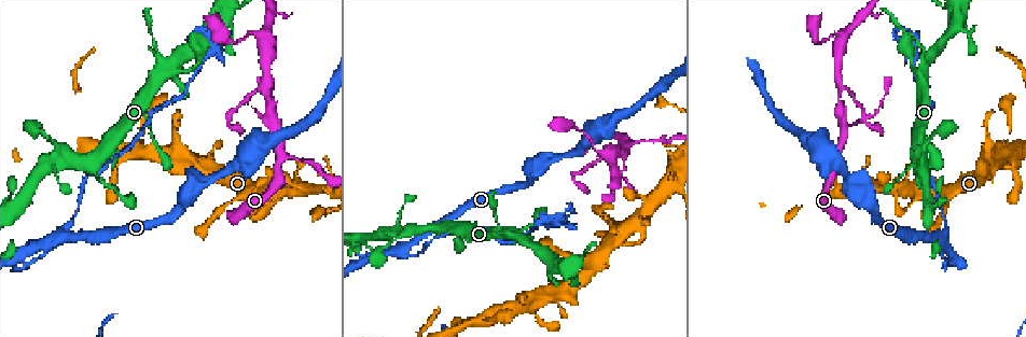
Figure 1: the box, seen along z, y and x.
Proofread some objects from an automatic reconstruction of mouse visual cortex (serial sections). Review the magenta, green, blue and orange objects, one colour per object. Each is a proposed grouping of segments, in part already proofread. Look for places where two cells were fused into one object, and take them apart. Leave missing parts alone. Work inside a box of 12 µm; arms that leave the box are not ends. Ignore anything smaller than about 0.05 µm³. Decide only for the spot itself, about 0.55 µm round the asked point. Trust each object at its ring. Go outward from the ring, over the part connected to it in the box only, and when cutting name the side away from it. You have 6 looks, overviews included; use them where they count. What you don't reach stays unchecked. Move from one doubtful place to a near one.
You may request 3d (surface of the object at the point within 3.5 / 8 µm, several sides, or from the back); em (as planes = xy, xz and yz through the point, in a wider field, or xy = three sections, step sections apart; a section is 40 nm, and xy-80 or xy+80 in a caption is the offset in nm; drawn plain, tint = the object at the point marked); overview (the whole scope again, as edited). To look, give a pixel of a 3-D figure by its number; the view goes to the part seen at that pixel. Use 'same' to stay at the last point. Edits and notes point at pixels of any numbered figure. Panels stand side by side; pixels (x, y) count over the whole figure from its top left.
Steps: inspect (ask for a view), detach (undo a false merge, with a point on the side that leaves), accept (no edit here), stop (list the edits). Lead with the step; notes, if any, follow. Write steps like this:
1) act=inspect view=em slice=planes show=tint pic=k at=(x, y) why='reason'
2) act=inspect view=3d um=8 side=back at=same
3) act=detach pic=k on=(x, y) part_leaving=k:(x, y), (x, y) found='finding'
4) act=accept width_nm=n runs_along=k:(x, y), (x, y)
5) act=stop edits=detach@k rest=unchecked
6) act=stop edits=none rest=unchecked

act=inspect view=3d um=3.5 pic=1 at=(844, 127)

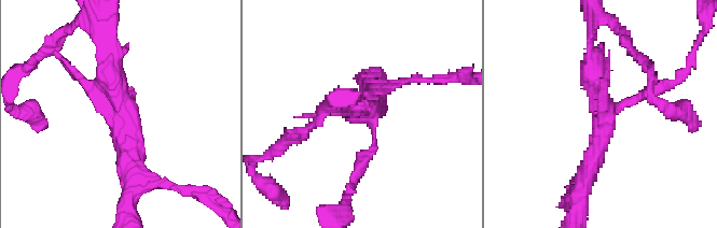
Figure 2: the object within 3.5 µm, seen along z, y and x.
act=inspect view=em slice=planes show=tint pic=2 at=(602, 110) why='now the EM'

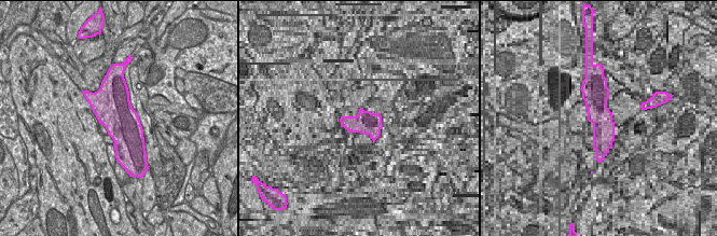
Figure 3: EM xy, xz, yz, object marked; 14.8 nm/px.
act=inspect view=em slice=xy step=2 show=tint at=same why='another direction'

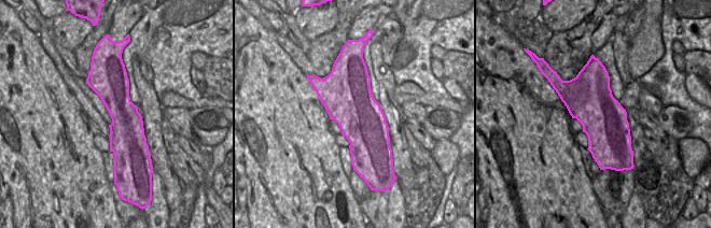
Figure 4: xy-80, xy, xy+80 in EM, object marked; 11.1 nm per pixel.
act=accept runs_along=4:(110, 70), (121, 109), (116, 162) found='one cell here'

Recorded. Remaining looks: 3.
act=inspect view=em slice=planes show=tint pic=1 at=(667, 191) why='narrows sharply'

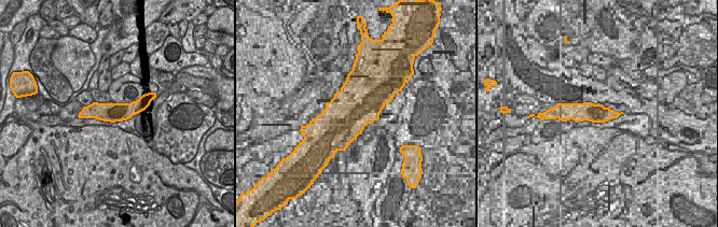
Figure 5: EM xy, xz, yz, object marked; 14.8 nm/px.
act=inspect view=3d um=3.5 at=same why='wider look'

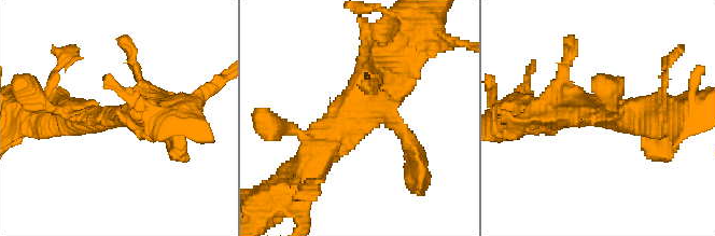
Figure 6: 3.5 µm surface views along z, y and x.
act=accept width_nm=280 runs_along=6:(309, 165), (382, 98), (405, 63) found='all the same cell'

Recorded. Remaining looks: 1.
act=stop edits=none rest=unchecked

